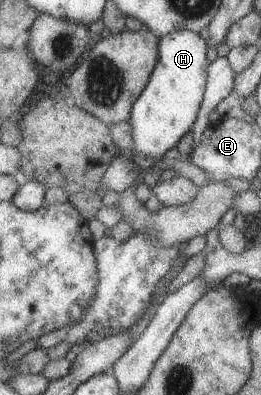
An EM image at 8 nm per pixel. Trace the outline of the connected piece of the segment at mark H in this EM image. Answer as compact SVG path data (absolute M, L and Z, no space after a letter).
M179 30L158 37L157 63L151 70L144 90L142 90L140 96L136 98L131 106L131 115L128 123L131 126L133 150L128 152L129 155L140 153L160 159L164 152L177 144L180 137L184 136L188 130L191 130L198 107L203 99L208 65L206 42L198 33Z

